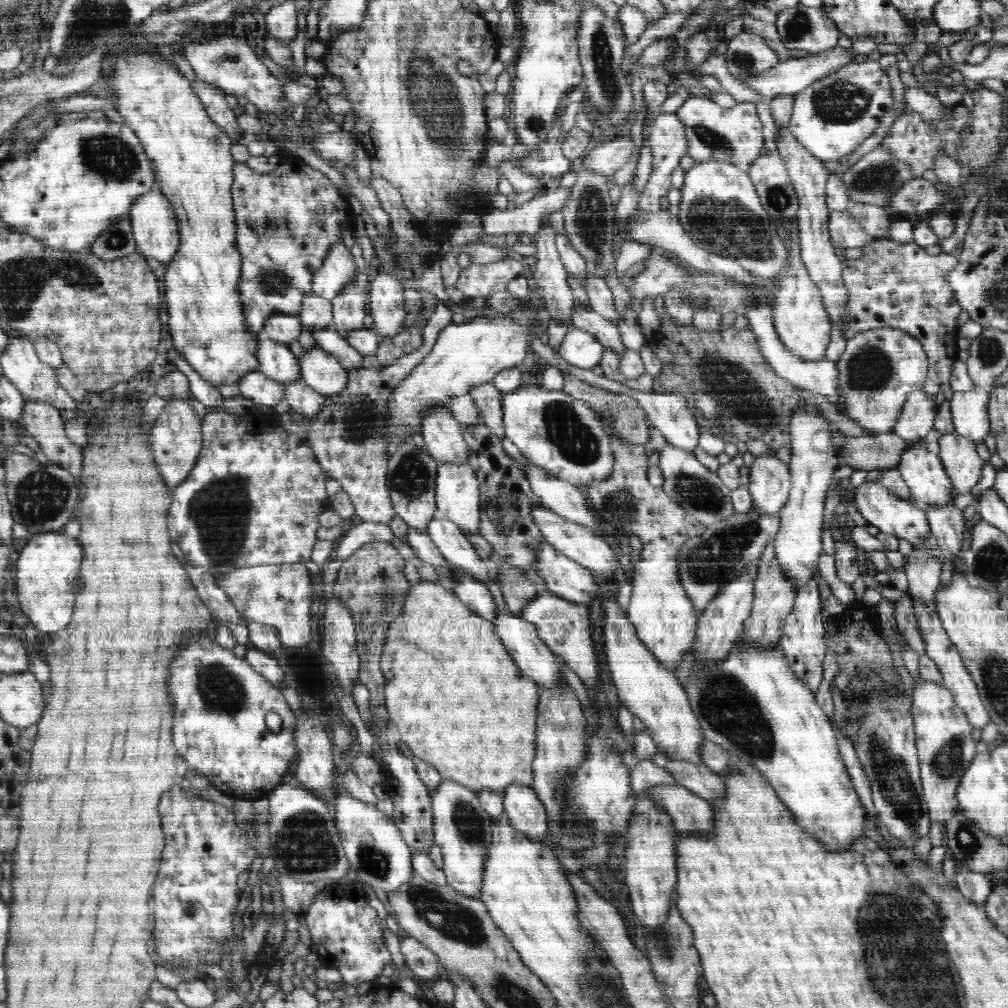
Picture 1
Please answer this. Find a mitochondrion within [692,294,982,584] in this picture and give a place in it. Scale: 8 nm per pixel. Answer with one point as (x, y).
(869, 370)

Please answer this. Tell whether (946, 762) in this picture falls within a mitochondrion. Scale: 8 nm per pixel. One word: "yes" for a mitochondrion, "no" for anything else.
yes

